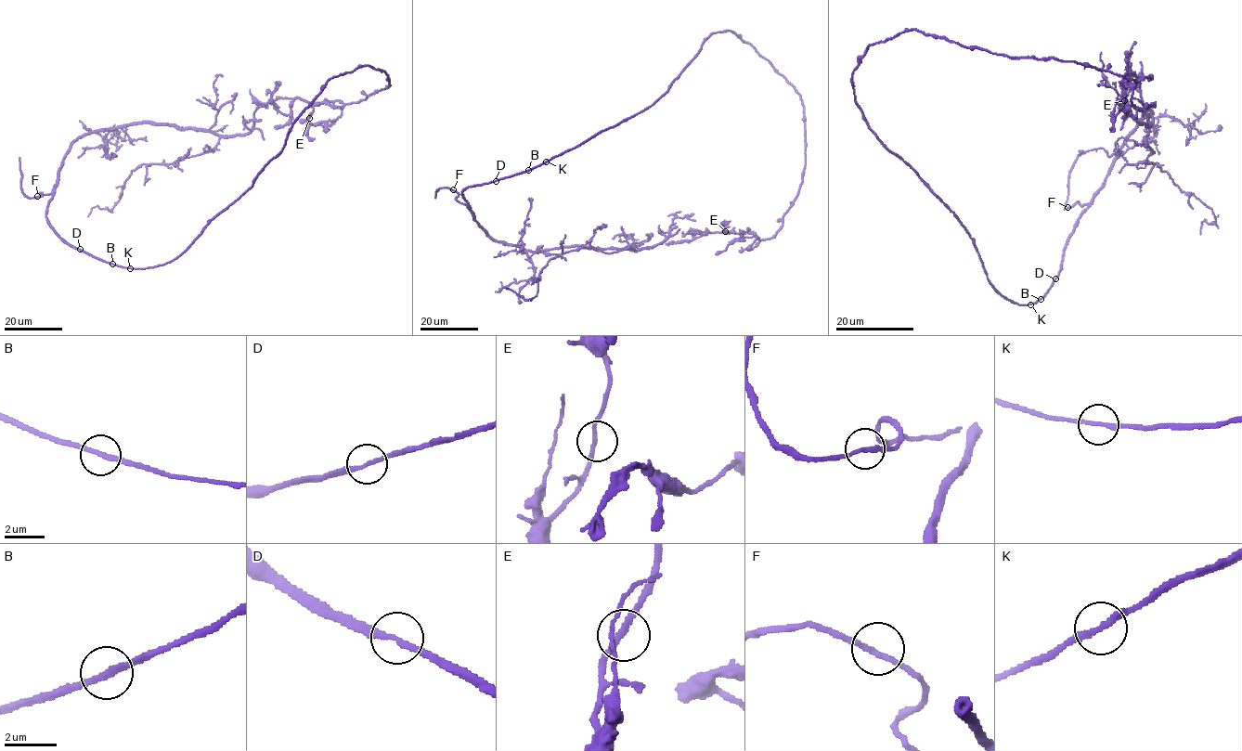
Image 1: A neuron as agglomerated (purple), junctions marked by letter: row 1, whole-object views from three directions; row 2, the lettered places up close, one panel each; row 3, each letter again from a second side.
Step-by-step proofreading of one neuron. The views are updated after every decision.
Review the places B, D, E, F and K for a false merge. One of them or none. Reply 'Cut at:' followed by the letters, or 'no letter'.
Cut at: no letter

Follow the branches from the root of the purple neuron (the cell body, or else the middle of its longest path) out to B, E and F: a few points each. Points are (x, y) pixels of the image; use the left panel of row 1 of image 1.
B: (182, 253), (165, 264), (148, 268), (112, 264)
E: (182, 253), (252, 186), (329, 80), (366, 65), (388, 75), (389, 87), (340, 107), (316, 103), (309, 118)
F: (182, 253), (148, 268), (98, 260), (59, 236), (46, 216), (52, 195), (37, 196)

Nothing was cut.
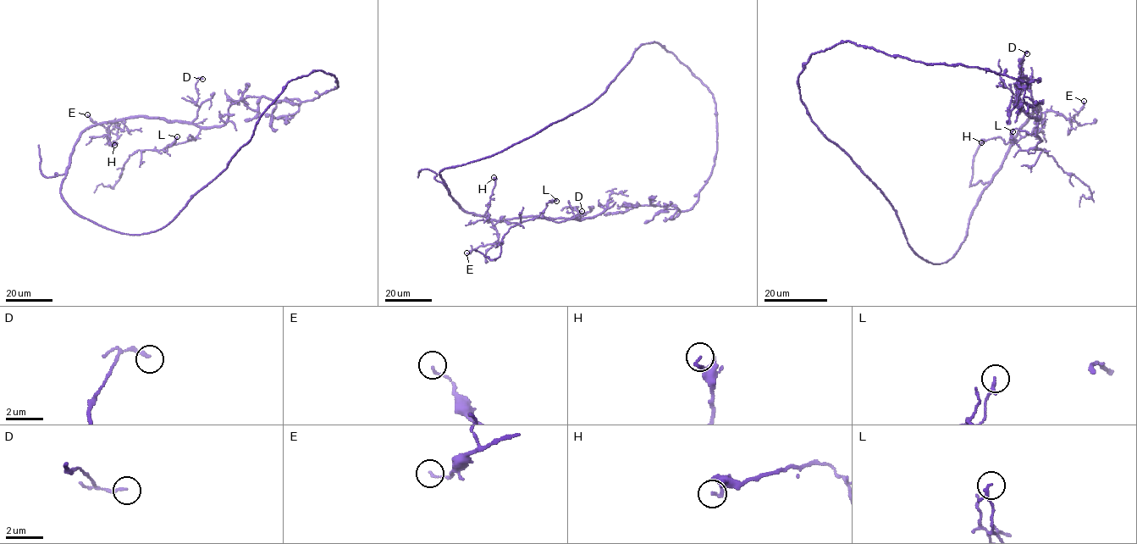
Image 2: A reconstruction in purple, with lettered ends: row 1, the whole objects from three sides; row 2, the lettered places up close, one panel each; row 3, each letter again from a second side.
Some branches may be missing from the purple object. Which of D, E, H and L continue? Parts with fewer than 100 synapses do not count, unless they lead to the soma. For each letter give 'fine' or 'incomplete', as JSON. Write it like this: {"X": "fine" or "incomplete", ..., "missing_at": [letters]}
{"D": "fine", "E": "fine", "H": "fine", "L": "fine", "missing_at": []}

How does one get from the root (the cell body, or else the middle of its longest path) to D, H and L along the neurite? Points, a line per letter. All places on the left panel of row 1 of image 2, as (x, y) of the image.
D: (170, 222), (149, 233), (116, 232), (79, 215), (60, 185), (86, 129), (135, 117), (191, 122), (202, 79)
H: (170, 222), (123, 234), (80, 217), (63, 199), (60, 185), (80, 136), (111, 123), (114, 145)
L: (170, 222), (116, 232), (79, 215), (60, 185), (93, 126), (146, 117), (201, 129), (165, 151), (177, 136)

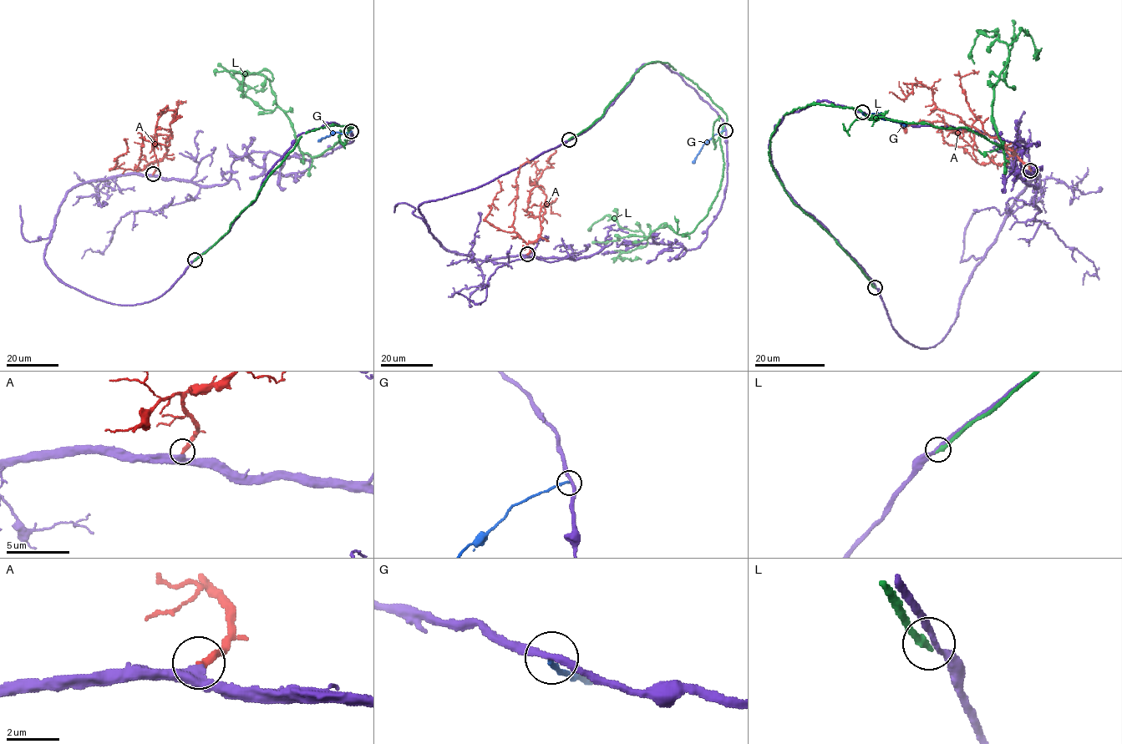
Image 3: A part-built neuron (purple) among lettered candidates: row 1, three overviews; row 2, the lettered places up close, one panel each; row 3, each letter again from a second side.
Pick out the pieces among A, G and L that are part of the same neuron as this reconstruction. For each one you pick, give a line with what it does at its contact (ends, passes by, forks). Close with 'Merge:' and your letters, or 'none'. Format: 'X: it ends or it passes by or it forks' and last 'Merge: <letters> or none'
A: it ends
Merge: A

